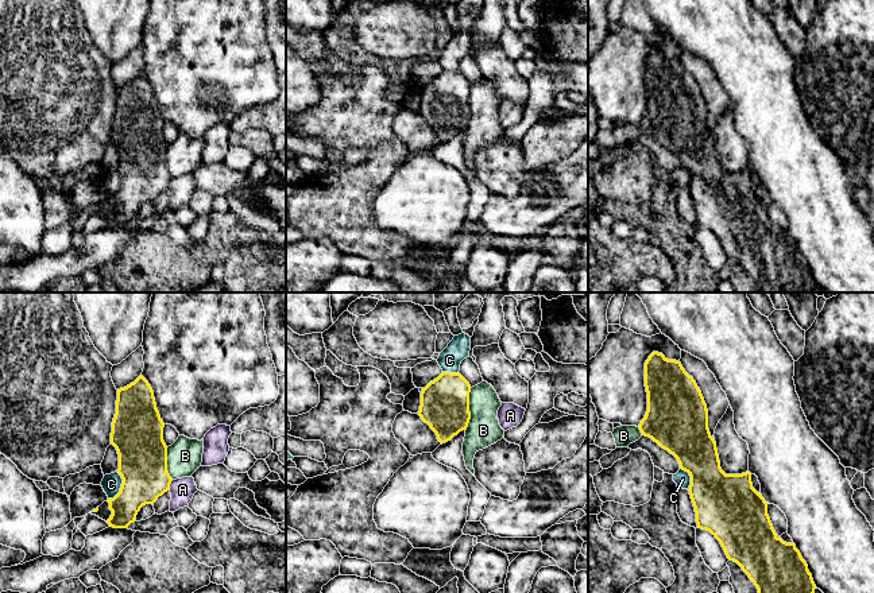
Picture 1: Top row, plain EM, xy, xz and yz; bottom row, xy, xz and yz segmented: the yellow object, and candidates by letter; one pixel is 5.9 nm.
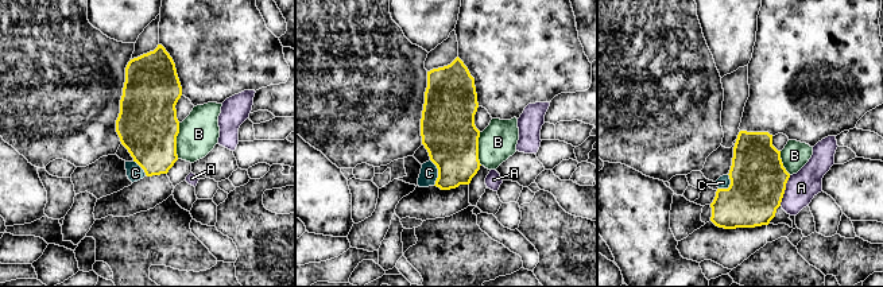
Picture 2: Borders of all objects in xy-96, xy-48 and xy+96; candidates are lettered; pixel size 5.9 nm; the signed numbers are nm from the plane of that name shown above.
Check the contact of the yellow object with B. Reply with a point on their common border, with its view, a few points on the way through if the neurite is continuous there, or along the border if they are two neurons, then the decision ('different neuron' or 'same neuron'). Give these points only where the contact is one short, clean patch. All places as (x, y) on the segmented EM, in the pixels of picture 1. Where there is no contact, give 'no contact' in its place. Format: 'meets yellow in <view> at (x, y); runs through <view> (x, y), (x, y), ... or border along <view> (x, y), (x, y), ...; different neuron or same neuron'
meets yellow in xz at (468, 410); different neuron

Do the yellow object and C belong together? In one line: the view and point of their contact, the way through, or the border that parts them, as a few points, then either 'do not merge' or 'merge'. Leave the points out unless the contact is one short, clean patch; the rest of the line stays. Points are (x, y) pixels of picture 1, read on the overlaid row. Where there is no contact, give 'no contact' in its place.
meets yellow in xy at (122, 487); do not merge

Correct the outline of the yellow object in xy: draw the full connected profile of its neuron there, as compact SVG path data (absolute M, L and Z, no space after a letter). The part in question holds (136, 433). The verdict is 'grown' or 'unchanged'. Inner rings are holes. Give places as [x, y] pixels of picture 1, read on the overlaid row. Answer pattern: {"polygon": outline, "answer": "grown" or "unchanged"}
{"polygon": "M140 375L129 385L117 389L116 414L112 422L111 443L116 447L119 454L119 469L117 473L123 478L120 492L113 497L108 499L109 509L112 511L111 518L107 520L109 527L127 528L135 522L138 512L146 504L154 504L159 496L170 491L173 478L167 472L167 446L163 441L165 423L161 419L156 408L154 391L148 381Z", "answer": "unchanged"}

